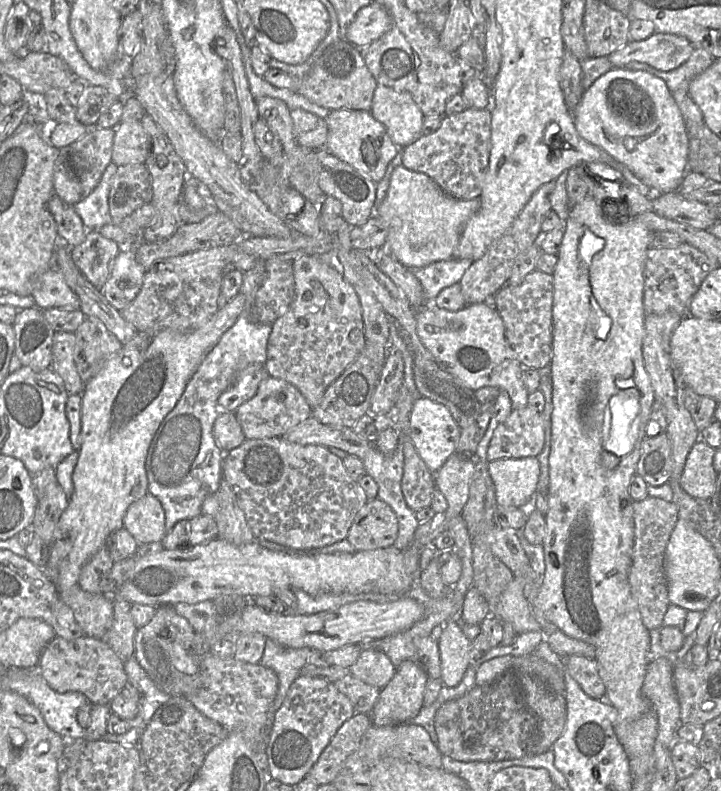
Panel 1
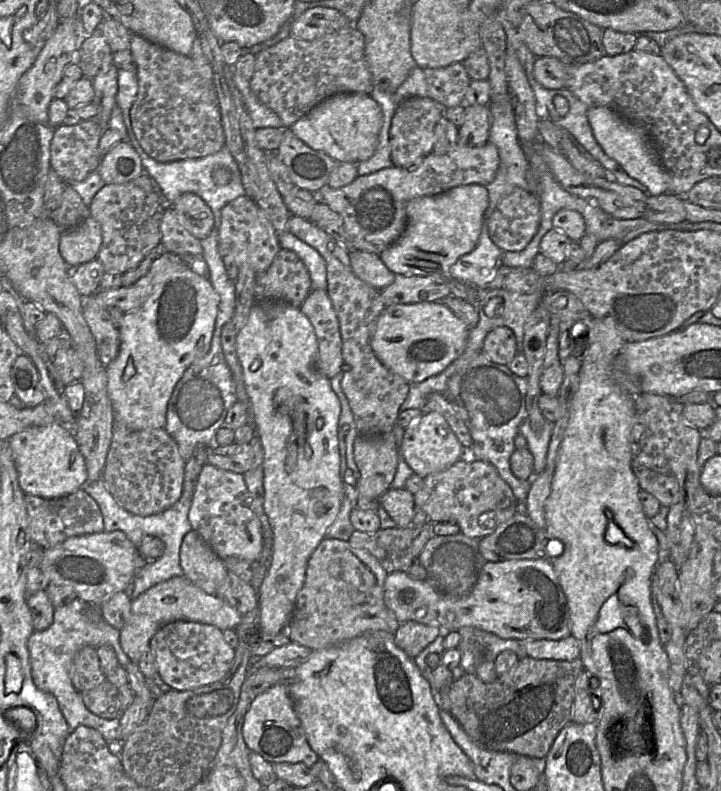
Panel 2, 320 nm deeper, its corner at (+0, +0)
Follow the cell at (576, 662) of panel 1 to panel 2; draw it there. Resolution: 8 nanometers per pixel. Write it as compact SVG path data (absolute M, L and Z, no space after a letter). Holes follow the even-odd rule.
M584 670L579 676L575 688L572 708L572 722L578 724L596 723L598 720L599 701L591 688L592 675Z

